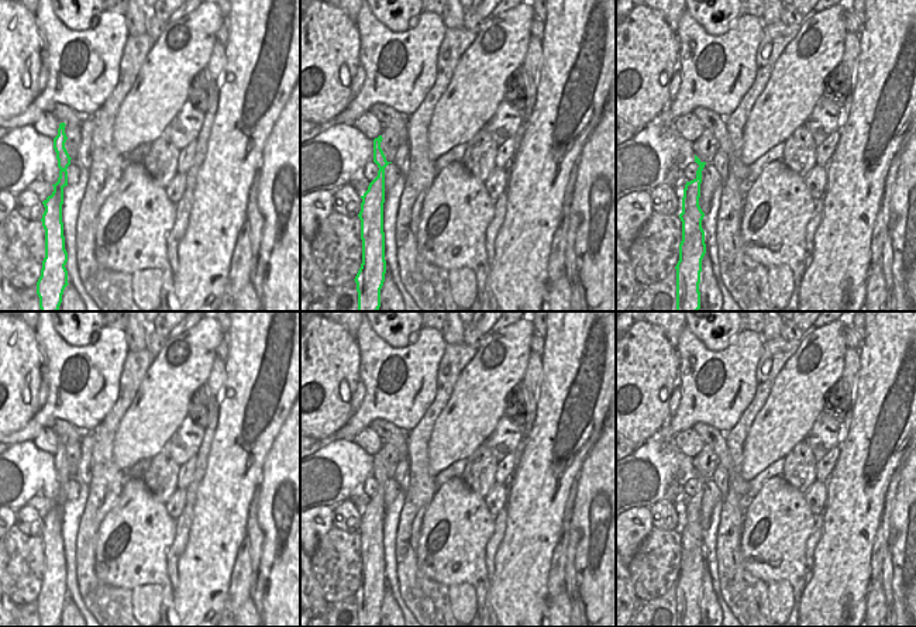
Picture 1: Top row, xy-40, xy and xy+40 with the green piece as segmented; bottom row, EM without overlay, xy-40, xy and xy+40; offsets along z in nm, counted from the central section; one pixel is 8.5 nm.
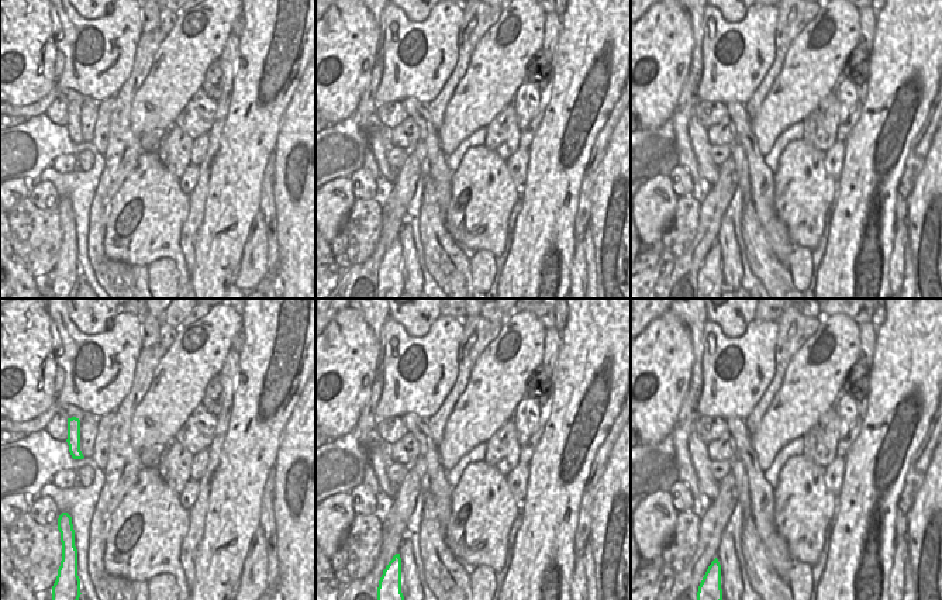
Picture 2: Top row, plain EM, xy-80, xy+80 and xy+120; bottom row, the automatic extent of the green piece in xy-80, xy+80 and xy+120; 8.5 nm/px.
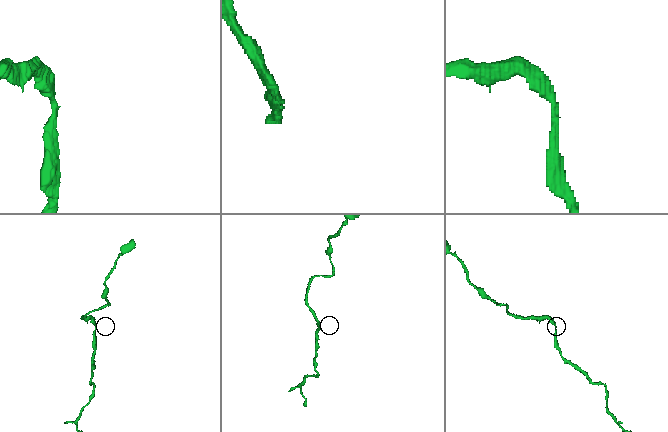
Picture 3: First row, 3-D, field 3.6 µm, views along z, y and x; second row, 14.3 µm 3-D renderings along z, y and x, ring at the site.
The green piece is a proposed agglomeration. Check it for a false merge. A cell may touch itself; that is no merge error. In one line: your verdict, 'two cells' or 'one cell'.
one cell

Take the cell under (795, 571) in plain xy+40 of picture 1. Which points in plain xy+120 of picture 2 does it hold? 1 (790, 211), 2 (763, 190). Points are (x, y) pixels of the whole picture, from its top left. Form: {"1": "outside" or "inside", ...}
{"1": "inside", "2": "outside"}

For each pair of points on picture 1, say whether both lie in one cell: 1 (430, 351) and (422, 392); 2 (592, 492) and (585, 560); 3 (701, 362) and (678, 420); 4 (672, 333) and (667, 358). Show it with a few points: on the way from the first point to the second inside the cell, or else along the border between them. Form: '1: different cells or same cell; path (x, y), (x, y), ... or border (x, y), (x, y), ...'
1: same cell; path (423, 361), (423, 382)
2: same cell; path (588, 509), (588, 543)
3: same cell; path (686, 357), (689, 399)
4: different cells; border (655, 326), (674, 347)

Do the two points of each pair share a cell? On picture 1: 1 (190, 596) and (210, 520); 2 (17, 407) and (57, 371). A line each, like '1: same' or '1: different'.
1: same
2: different

